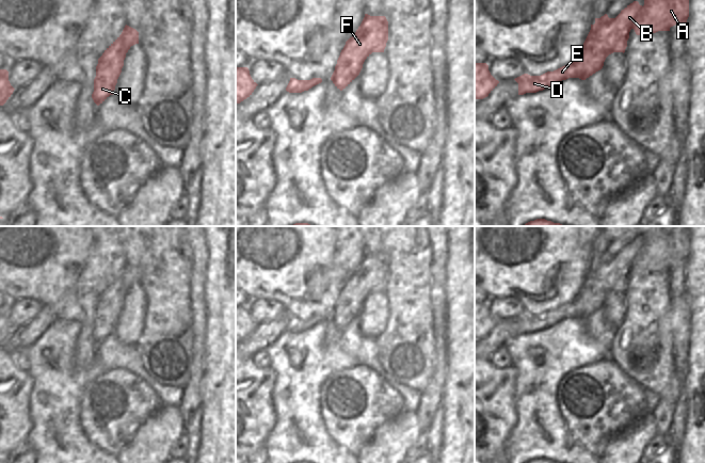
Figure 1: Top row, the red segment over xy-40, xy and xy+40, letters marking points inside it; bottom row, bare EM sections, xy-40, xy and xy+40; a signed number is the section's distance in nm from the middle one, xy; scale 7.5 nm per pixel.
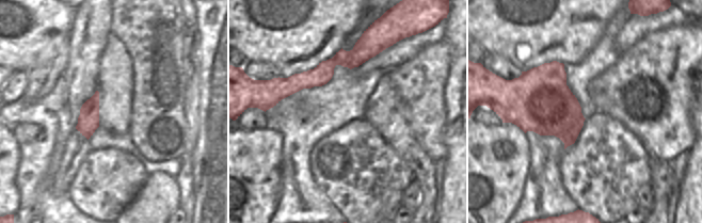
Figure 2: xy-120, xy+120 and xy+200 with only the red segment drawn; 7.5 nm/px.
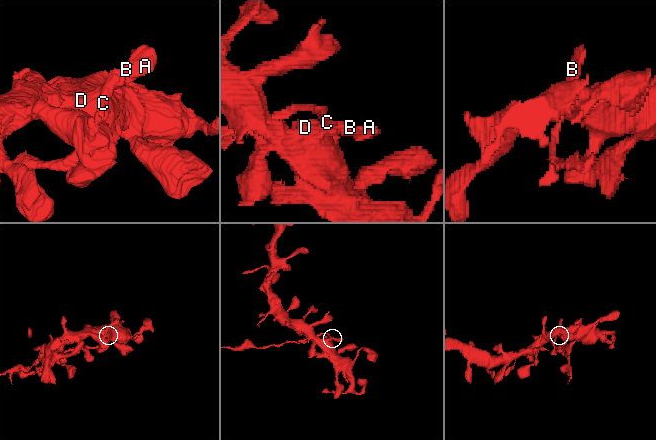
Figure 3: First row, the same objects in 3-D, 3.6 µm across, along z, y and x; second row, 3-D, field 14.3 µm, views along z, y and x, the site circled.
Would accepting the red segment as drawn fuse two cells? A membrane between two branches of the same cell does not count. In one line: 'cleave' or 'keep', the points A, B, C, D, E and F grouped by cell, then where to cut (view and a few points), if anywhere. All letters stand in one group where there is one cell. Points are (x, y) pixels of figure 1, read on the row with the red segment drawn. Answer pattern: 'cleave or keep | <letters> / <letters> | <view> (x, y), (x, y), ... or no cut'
cleave | A B C F / D E | xy+40 (574, 60), (578, 77)

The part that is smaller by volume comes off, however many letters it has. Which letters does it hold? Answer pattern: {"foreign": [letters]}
{"foreign": ["A", "B", "C", "F"]}

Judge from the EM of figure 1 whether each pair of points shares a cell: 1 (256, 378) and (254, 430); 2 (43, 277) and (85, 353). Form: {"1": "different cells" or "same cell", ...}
{"1": "same cell", "2": "same cell"}

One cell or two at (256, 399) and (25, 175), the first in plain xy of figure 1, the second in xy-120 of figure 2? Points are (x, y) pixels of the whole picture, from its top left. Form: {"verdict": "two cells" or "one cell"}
{"verdict": "two cells"}

